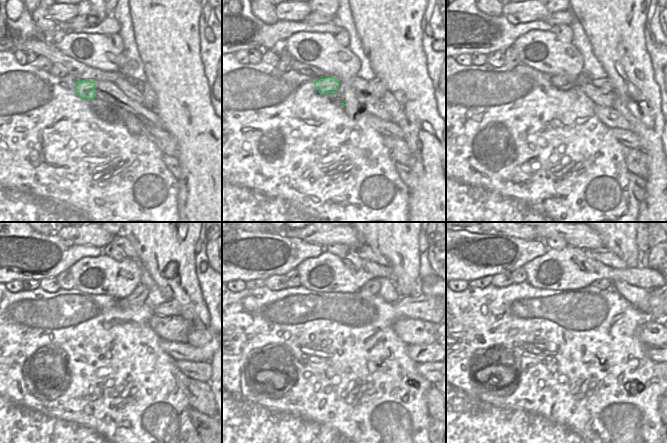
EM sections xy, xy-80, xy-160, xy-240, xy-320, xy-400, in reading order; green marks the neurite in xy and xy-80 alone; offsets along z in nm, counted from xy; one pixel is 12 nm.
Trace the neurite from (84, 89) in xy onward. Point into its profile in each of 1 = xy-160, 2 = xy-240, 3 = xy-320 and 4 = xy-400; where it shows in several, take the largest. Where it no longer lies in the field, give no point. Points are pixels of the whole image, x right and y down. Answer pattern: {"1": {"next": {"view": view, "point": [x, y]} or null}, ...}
{"1": {"next": {"view": "xy-160", "point": [561, 82]}}, "2": {"next": {"view": "xy-240", "point": [138, 296]}}, "3": {"next": {"view": "xy-320", "point": [372, 286]}}, "4": {"next": {"view": "xy-400", "point": [603, 284]}}}

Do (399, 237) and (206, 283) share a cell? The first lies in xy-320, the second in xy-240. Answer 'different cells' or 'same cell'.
different cells

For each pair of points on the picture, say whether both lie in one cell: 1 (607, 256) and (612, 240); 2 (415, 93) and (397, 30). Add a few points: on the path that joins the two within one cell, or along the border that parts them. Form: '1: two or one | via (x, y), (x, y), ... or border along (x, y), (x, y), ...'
1: two | border along (603, 246), (615, 253), (627, 265)
2: one | via (406, 77), (404, 68), (397, 57), (397, 46)

